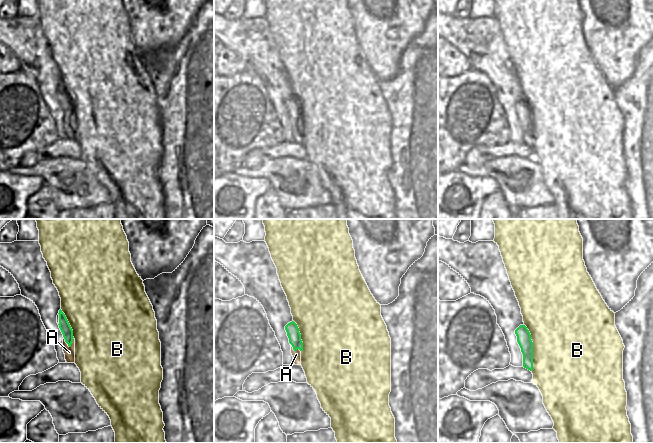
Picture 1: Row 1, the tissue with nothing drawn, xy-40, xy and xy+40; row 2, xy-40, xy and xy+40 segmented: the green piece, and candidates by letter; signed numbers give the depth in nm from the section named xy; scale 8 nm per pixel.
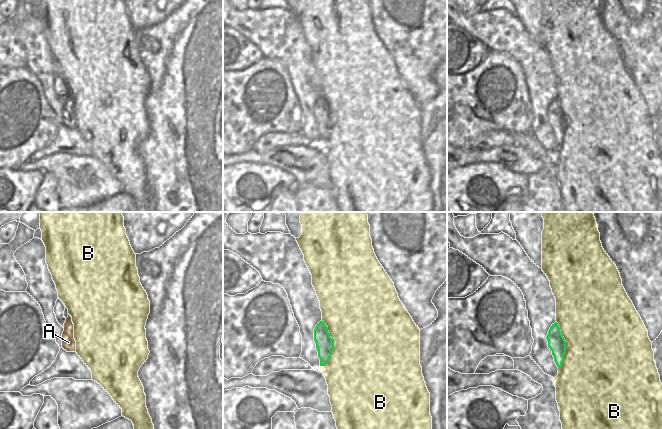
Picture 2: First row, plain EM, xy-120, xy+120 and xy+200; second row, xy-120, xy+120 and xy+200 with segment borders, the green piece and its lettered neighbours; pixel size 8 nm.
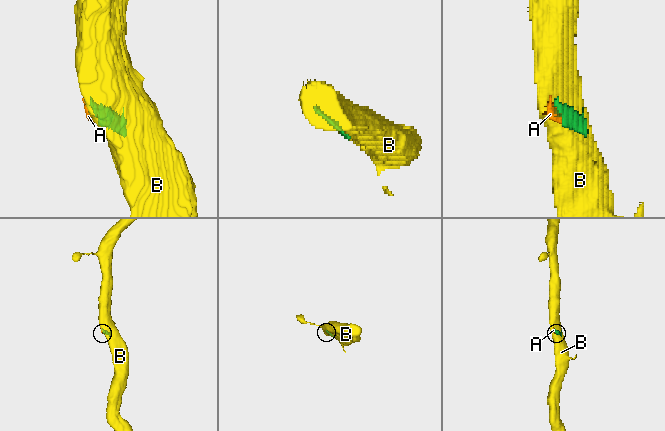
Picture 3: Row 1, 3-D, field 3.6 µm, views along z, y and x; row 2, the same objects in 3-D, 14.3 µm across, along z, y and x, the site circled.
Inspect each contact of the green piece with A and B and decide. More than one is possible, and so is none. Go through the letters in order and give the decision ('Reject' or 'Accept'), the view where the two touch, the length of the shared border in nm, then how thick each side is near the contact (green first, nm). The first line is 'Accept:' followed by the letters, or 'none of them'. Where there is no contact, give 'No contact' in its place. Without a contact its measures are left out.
Accept: A
A: Accept. Touches green in xy-40. Shared border 100 nm. Thickness 90 nm (green) against 90 nm
B: Reject. Touches green in xy+40. Shared border 380 nm. Thickness 110 nm (green) against 500 nm.

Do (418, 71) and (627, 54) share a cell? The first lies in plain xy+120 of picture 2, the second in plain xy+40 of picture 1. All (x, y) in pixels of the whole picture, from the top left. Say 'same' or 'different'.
same

